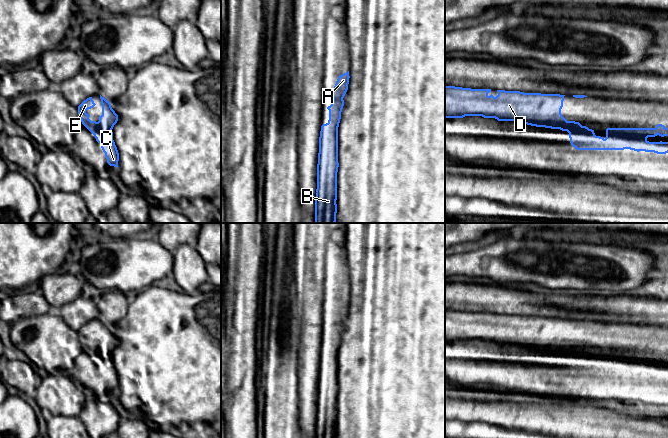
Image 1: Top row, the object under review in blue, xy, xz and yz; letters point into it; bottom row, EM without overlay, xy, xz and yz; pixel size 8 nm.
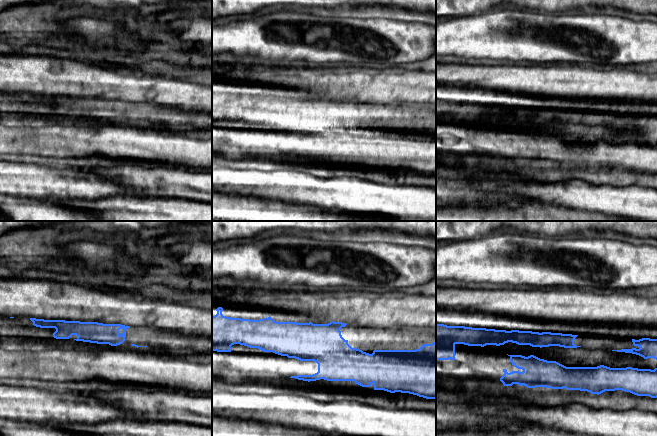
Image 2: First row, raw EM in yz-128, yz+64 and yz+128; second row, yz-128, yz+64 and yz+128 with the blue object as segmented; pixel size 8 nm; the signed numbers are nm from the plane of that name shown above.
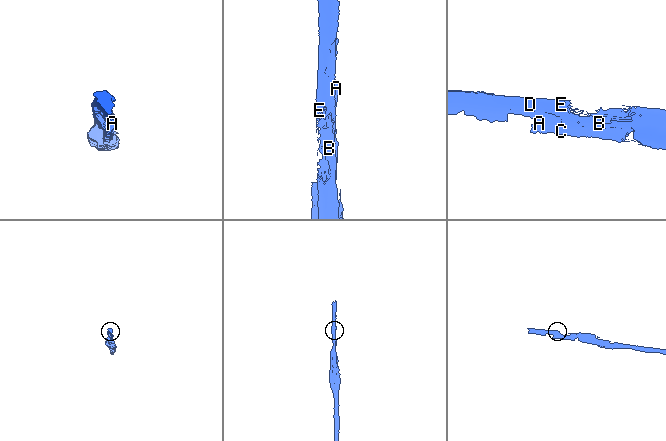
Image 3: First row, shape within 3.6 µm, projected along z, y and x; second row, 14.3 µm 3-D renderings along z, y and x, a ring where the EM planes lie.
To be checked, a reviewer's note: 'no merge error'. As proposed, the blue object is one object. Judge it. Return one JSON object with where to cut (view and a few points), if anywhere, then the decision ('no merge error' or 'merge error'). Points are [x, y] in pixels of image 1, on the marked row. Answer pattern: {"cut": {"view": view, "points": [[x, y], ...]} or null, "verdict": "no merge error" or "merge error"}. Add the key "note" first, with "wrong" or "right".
{"note": "right", "cut": null, "verdict": "no merge error"}

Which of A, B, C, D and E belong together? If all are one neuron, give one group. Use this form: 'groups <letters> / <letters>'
groups A B C D E

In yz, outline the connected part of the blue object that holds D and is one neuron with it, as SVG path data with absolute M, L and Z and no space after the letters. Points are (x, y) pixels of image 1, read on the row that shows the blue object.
M445 86L445 118L463 118L465 116L482 116L484 118L495 118L498 121L517 121L531 126L545 127L551 129L560 129L569 133L570 143L577 150L624 150L654 152L657 154L668 153L668 142L649 142L648 137L657 135L668 136L668 127L662 124L656 125L655 128L607 128L606 138L596 136L594 130L582 126L579 122L567 121L561 114L565 95L560 94L541 94L541 93L524 93L520 91L497 90L498 95L494 97L488 93L491 89L471 89L455 86Z

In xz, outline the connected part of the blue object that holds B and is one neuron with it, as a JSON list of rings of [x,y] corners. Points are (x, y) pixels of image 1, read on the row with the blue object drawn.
[[[349,71],[340,75],[331,92],[333,101],[329,110],[329,120],[321,126],[319,137],[319,153],[317,164],[317,189],[315,198],[315,222],[314,223],[335,223],[337,213],[337,172],[338,172],[338,127],[341,119],[341,112],[344,106],[344,96],[348,90]]]

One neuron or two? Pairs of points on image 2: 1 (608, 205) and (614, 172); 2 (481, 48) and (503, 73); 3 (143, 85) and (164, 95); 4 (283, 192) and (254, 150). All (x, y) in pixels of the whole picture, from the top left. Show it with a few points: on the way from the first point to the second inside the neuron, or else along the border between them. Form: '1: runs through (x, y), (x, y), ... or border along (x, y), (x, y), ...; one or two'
1: border along (633, 184), (617, 186); two
2: border along (479, 61), (487, 62); two
3: runs through (148, 85), (152, 85), (159, 90); one
4: border along (254, 162), (262, 164); two

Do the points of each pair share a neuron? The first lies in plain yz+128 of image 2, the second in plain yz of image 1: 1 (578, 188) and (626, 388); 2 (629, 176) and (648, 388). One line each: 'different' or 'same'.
1: different
2: different

